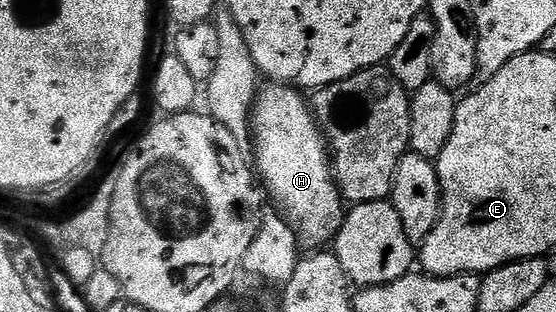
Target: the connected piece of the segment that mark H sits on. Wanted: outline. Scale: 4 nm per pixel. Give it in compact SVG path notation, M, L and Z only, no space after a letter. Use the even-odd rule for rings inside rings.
M267 83L264 89L262 86L258 90L251 111L251 132L253 142L255 141L253 165L258 176L259 173L263 176L263 181L267 184L272 199L279 204L278 212L295 233L296 242L304 250L307 248L307 251L319 251L326 246L323 245L326 241L327 244L334 242L339 226L343 224L345 202L339 196L339 187L335 183L335 175L323 131L315 119L308 98L306 101L302 96L306 97L298 88L282 83Z

